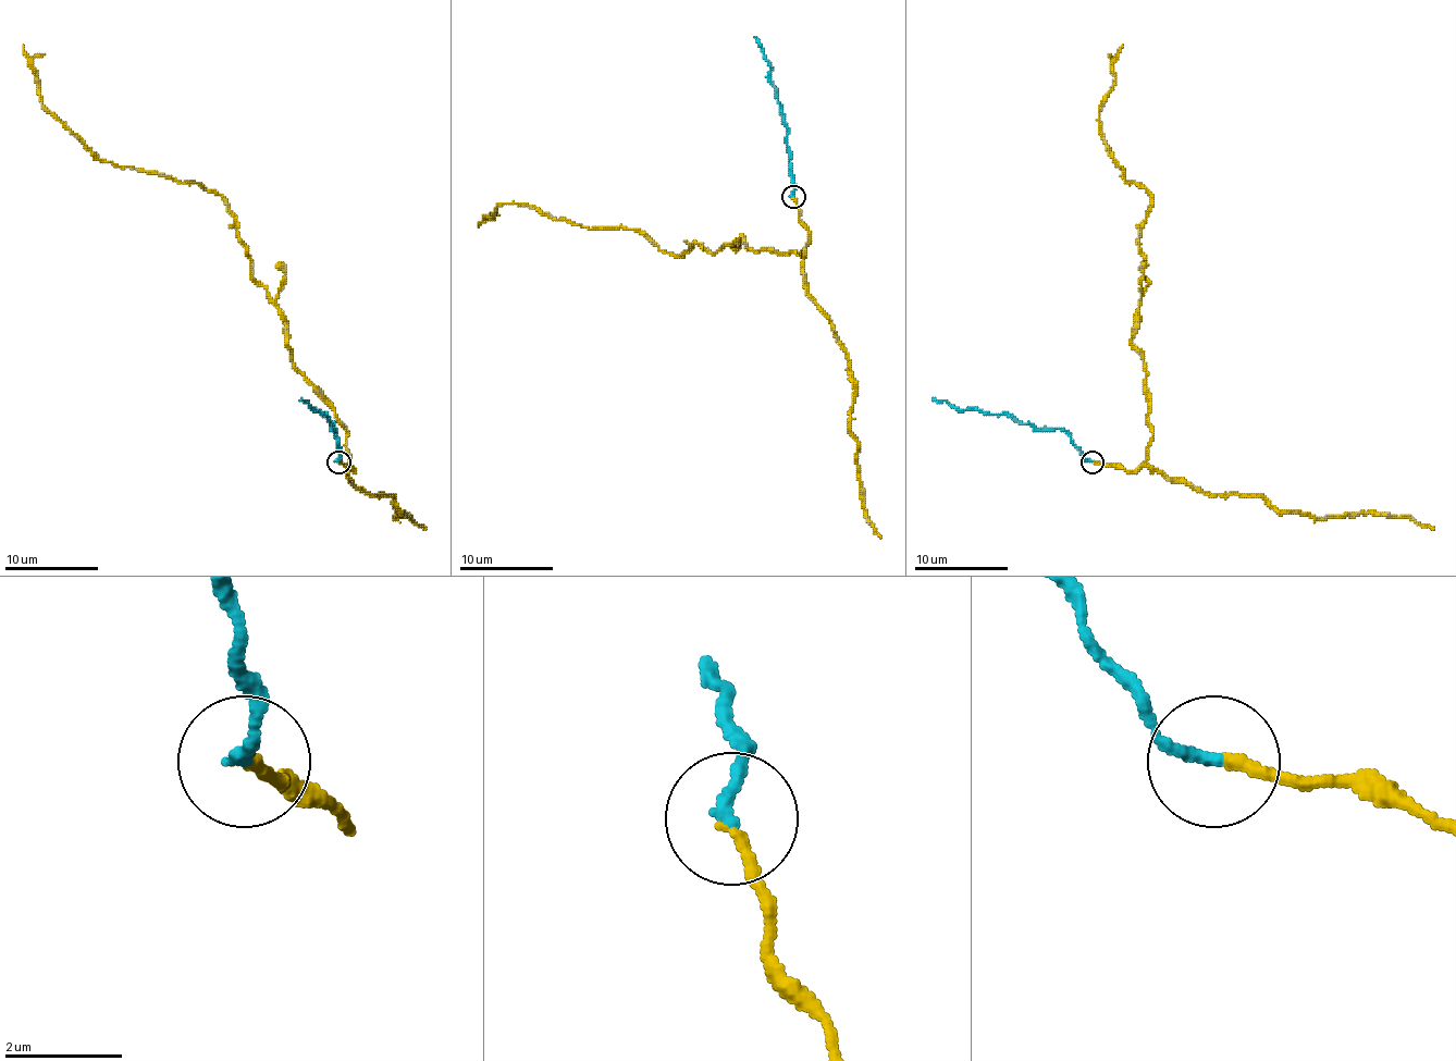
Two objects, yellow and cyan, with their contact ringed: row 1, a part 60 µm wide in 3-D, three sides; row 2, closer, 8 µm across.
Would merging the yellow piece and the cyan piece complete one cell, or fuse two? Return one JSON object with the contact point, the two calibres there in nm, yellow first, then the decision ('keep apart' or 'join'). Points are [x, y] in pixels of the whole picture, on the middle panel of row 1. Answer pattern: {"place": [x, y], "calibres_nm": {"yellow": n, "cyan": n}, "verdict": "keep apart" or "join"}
{"place": [793, 197], "calibres_nm": {"yellow": 200, "cyan": 200}, "verdict": "join"}

